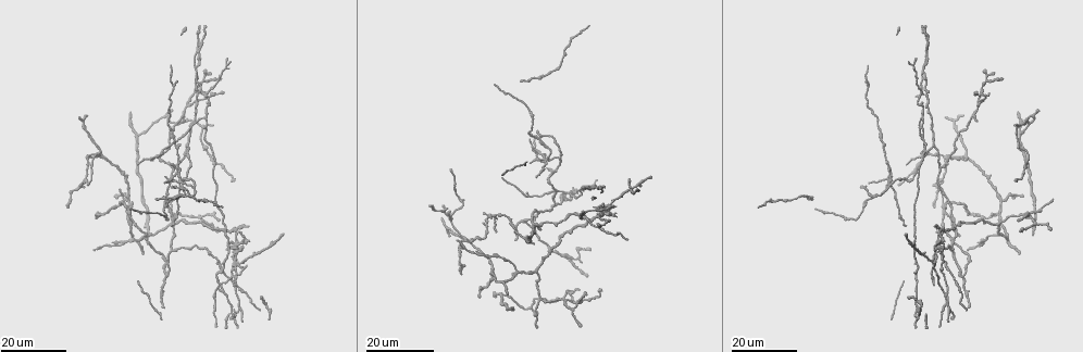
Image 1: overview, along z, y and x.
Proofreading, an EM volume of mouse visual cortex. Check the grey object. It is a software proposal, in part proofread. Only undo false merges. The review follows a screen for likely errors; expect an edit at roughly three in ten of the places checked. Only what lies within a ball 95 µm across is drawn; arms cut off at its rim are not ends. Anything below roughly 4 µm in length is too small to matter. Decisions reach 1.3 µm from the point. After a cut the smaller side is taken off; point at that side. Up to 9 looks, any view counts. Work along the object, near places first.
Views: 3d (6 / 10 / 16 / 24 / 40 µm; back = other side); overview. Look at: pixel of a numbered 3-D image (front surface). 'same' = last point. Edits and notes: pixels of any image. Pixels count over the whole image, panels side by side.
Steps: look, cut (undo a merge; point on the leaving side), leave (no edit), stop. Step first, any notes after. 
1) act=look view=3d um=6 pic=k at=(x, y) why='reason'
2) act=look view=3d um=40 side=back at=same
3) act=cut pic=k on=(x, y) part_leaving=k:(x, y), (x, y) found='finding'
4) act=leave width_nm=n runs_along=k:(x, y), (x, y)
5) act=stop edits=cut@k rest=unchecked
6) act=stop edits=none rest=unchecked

act=look view=3d um=24 pic=1 at=(237, 235) why='thick turns thin'

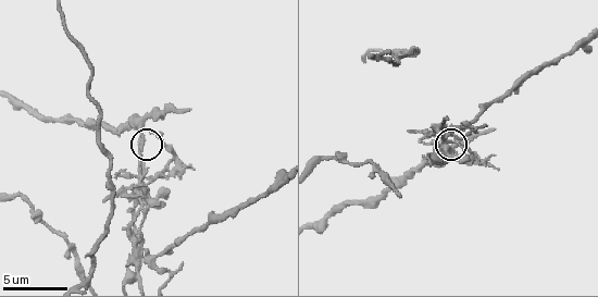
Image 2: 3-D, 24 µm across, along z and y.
act=look view=3d um=10 pic=2 at=(142, 141) why='closer look'

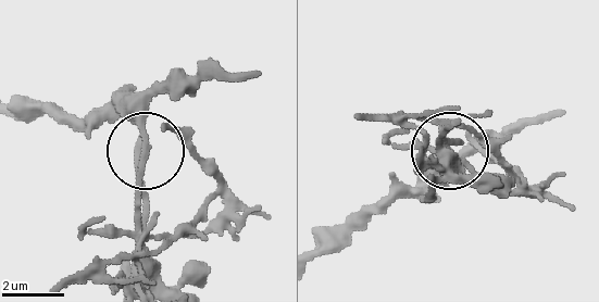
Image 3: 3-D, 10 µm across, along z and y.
act=cut pic=3 on=(148, 197) found='a second cell is stuck on'

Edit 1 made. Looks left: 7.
act=look view=3d um=24 pic=1 at=(940, 168) why='three-way junction'

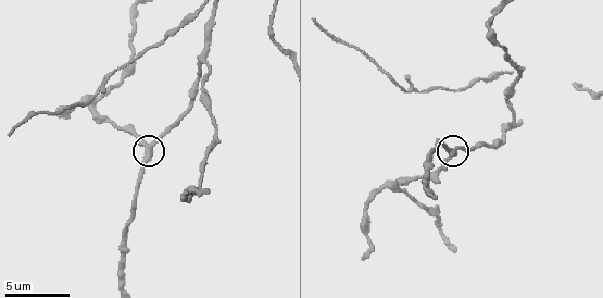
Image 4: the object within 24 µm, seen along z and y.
act=look view=3d um=10 pic=4 at=(147, 146)

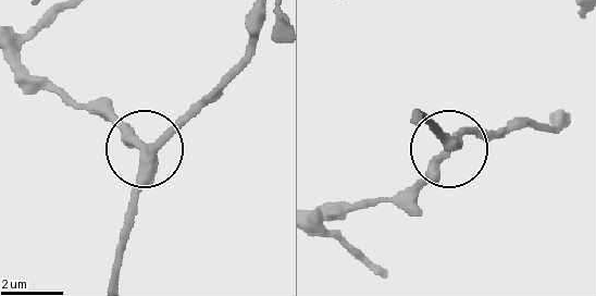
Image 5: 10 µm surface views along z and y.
act=look view=3d um=6 pic=5 at=(148, 147)

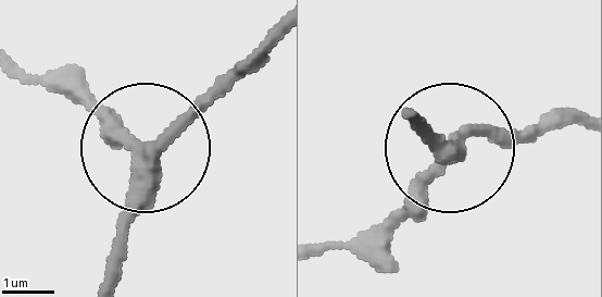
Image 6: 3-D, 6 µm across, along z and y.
act=leave width_nm=290 runs_along=6:(103, 282), (142, 156), (69, 78) found='continuous, no second cell'

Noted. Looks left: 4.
act=look view=3d um=24 pic=1 at=(128, 199) why='a fork'

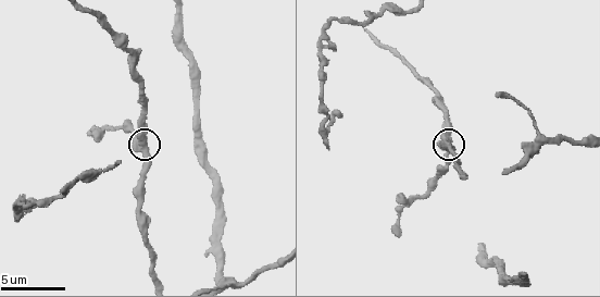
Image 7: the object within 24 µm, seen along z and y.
act=look view=3d um=10 pic=7 at=(143, 148)

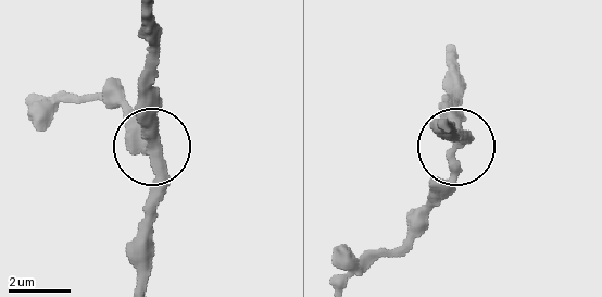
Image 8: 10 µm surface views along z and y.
act=leave runs_along=8:(143, 276), (152, 151), (108, 91) found='continuous, no second cell'

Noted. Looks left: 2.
act=look view=3d um=16 pic=1 at=(86, 156) why='a fork'

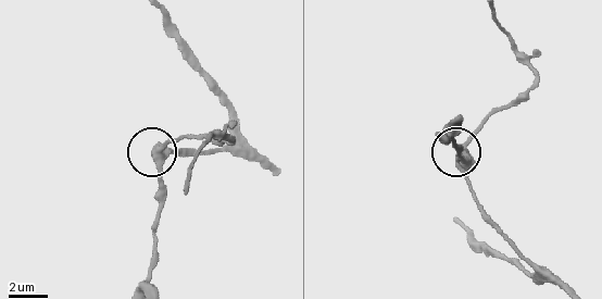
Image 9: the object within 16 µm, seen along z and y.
act=look view=3d um=10 pic=9 at=(155, 157)

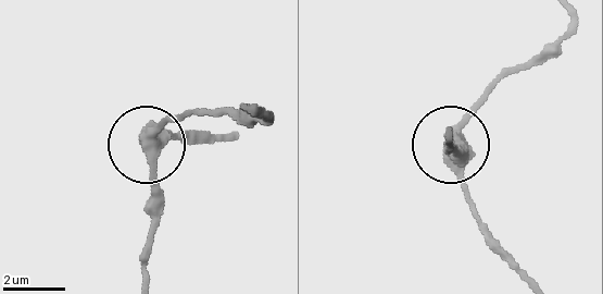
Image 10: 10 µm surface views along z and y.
act=leave width_nm=370 runs_along=10:(231, 137), (154, 139), (149, 244) found='one cell here'

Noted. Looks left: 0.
act=stop edits=cut@3 rest=unchecked

